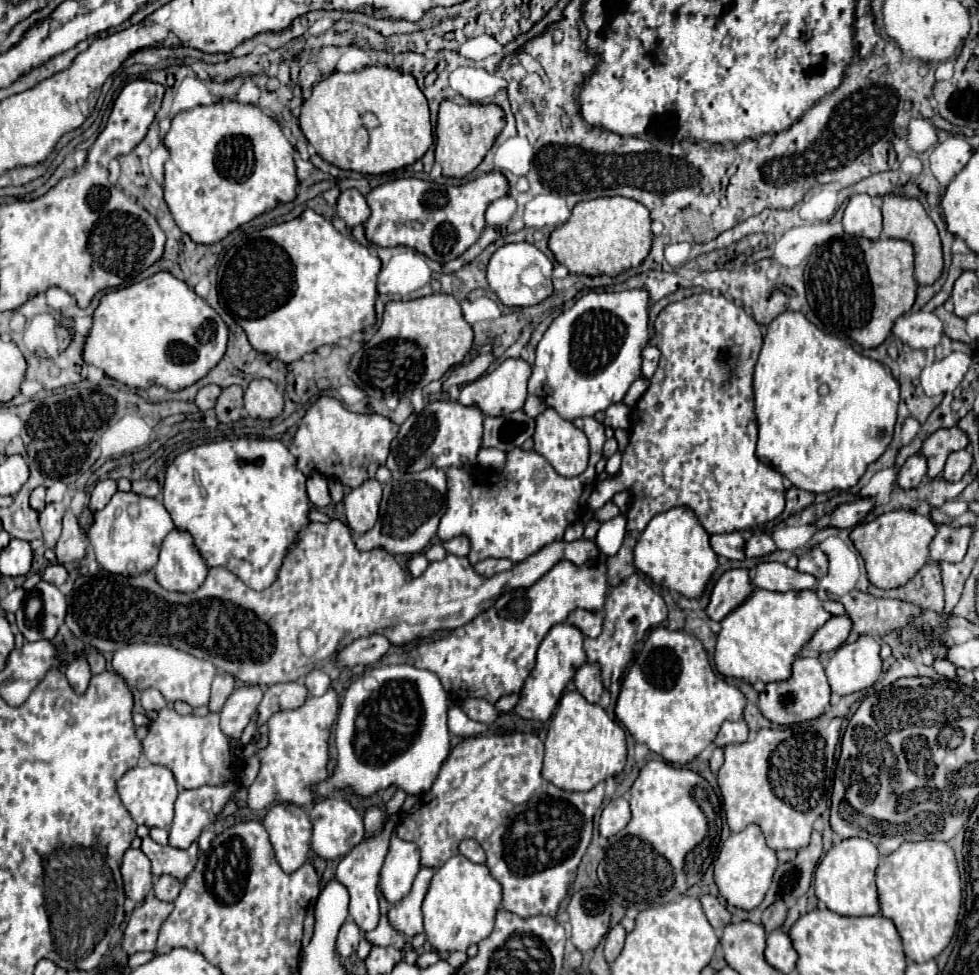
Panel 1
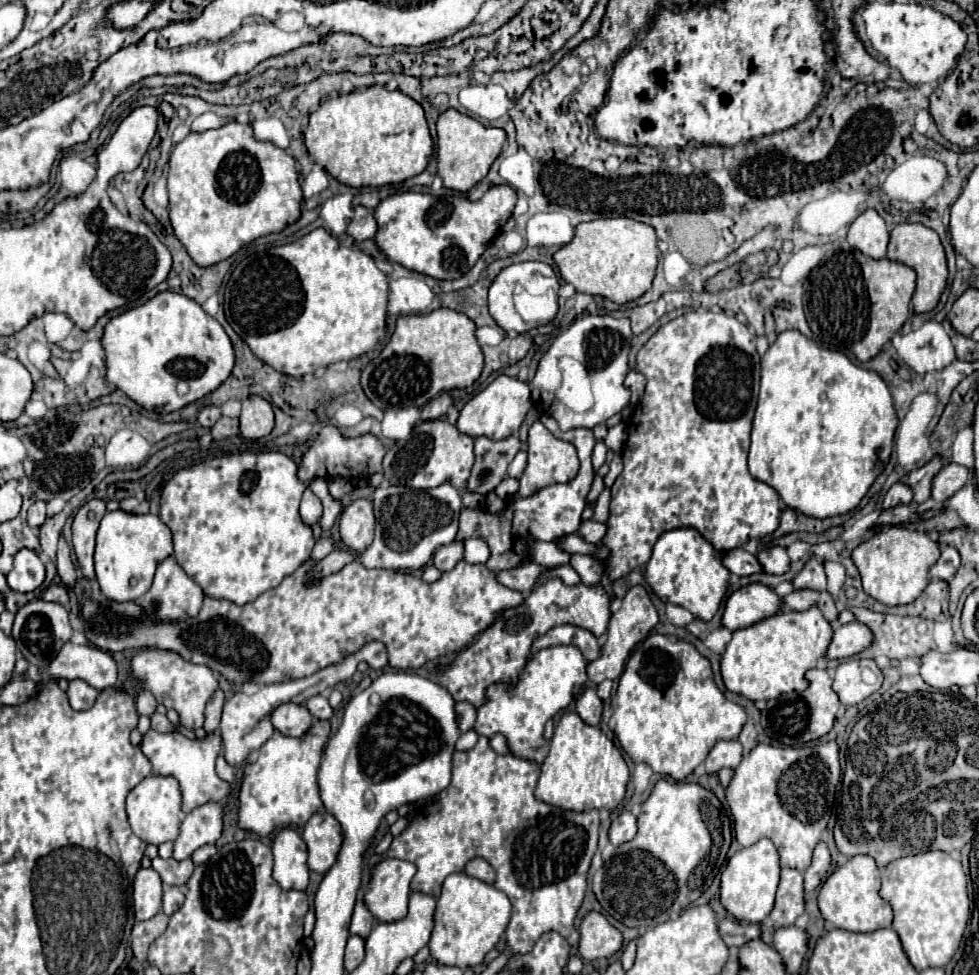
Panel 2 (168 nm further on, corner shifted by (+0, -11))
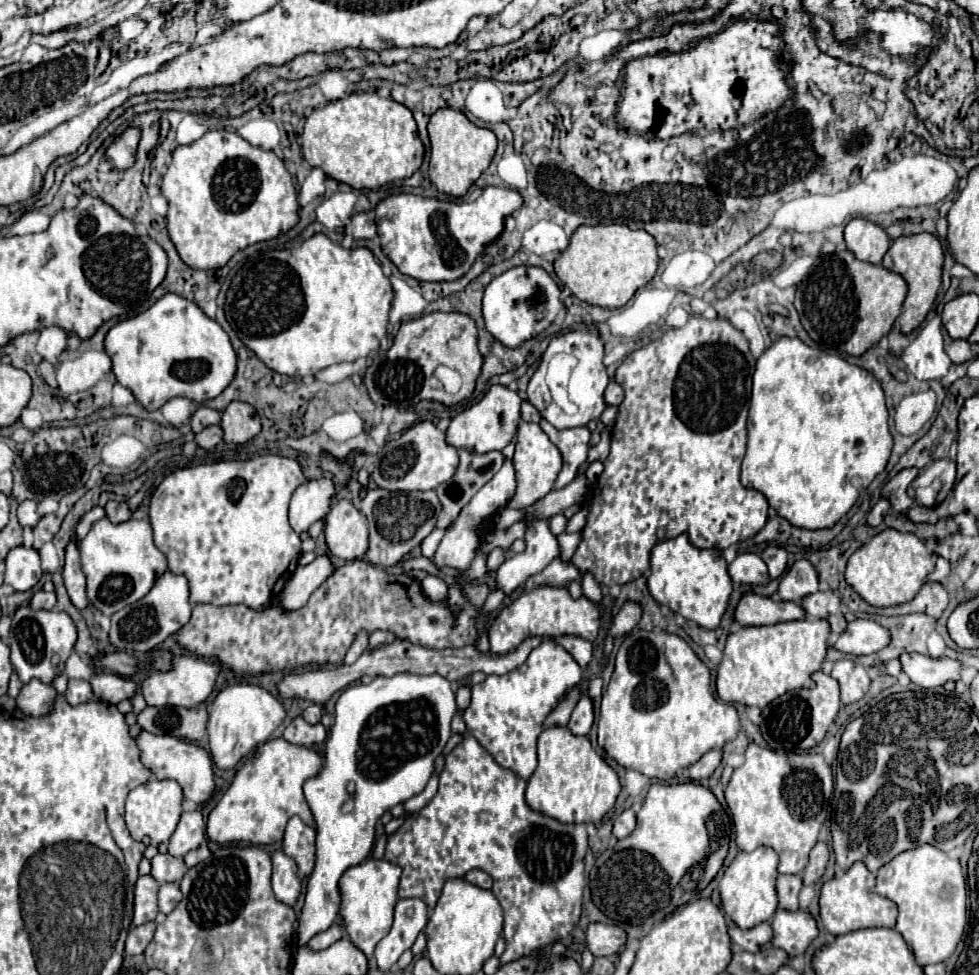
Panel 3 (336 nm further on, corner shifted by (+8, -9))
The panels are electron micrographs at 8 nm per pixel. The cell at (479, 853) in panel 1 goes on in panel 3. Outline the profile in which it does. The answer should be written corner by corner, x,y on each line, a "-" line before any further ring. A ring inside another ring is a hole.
471,870
471,872
467,872
465,874
465,880
471,882
471,884
475,884
475,886
479,886
479,888
487,888
487,890
493,884
491,876
487,872
483,872
483,870

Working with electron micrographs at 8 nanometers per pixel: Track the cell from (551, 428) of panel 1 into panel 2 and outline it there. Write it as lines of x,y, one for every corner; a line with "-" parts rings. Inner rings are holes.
535,420
529,428
529,440
527,440
527,468
519,480
519,490
517,496
519,498
527,498
537,494
541,488
547,488
551,484
559,484
559,482
569,482
571,478
575,478
577,470
579,470
579,458
577,458
577,450
573,444
557,440
539,420

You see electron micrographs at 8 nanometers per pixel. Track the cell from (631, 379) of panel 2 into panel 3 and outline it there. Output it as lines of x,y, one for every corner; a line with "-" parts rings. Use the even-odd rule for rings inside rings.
611,380
605,390
605,402
607,404
621,404
623,402
623,388
619,388
619,384
615,384
615,380

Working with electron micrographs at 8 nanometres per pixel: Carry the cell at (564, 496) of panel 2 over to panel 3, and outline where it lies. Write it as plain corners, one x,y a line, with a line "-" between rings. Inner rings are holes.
541,420
539,426
555,442
559,452
563,454
563,470
559,472
559,478
555,480
555,488
563,488
577,476
579,466
587,460
591,434
589,434
589,430
585,426
583,428
557,430
547,420

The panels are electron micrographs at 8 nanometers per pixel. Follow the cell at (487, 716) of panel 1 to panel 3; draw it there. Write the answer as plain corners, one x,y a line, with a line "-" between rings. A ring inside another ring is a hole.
543,640
531,650
525,664
503,676
487,676
471,688
471,704
463,714
467,732
491,752
497,764
527,780
537,768
537,738
543,732
545,716
579,684
579,680
581,666
575,658
553,640

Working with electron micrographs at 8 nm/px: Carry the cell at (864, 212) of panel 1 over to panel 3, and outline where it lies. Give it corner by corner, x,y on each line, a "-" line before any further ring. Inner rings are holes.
853,218
845,226
845,244
859,260
881,264
881,258
887,252
891,240
887,232
875,222
869,222
865,218

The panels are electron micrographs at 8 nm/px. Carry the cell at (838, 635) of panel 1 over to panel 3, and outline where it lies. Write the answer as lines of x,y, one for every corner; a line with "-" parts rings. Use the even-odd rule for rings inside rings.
853,620
847,624
847,632
833,644
835,650
845,654
873,654
889,644
889,632
871,620

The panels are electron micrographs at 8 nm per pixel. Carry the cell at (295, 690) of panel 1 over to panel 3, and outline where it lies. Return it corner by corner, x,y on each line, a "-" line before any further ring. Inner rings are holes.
297,716
295,720
291,720
285,730
283,730
283,738
287,742
293,742
293,744
303,744
303,746
313,746
313,744
319,744
327,738
327,730
325,726
319,722
319,724
307,724
301,716

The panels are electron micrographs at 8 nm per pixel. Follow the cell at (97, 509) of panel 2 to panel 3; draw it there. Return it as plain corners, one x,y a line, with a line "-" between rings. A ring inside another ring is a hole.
75,536
67,544
65,550
65,566
63,566
63,580
69,592
71,602
81,610
87,606
87,596
85,596
85,574
79,564
79,546

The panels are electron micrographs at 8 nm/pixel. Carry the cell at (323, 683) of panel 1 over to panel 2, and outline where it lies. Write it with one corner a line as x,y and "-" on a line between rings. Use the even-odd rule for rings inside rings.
317,694
315,698
311,698
305,706
311,712
311,716
317,718
317,720
329,720
333,716
333,710
329,706
329,700
323,694

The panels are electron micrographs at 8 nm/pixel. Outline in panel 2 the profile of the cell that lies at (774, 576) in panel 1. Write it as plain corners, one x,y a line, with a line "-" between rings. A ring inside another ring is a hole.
795,590
795,592
791,592
789,596
785,596
783,600
785,600
785,608
787,608
787,610
803,612
803,610
809,610
811,606
819,606
819,608
825,612
827,620
835,622
837,616
839,616
839,612
837,612
837,608
835,608
835,600
833,600
831,594
827,594
827,592
-
831,602
833,602
833,606
829,606
-
831,610
833,610
833,614
831,614

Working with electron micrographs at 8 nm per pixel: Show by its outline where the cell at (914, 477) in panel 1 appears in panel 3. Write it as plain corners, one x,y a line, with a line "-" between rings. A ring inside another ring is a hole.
879,498
879,502
871,508
871,512
867,514
867,524
869,526
877,526
877,524
881,524
883,522
883,518
885,518
885,514
891,510
891,502
887,500
887,498

